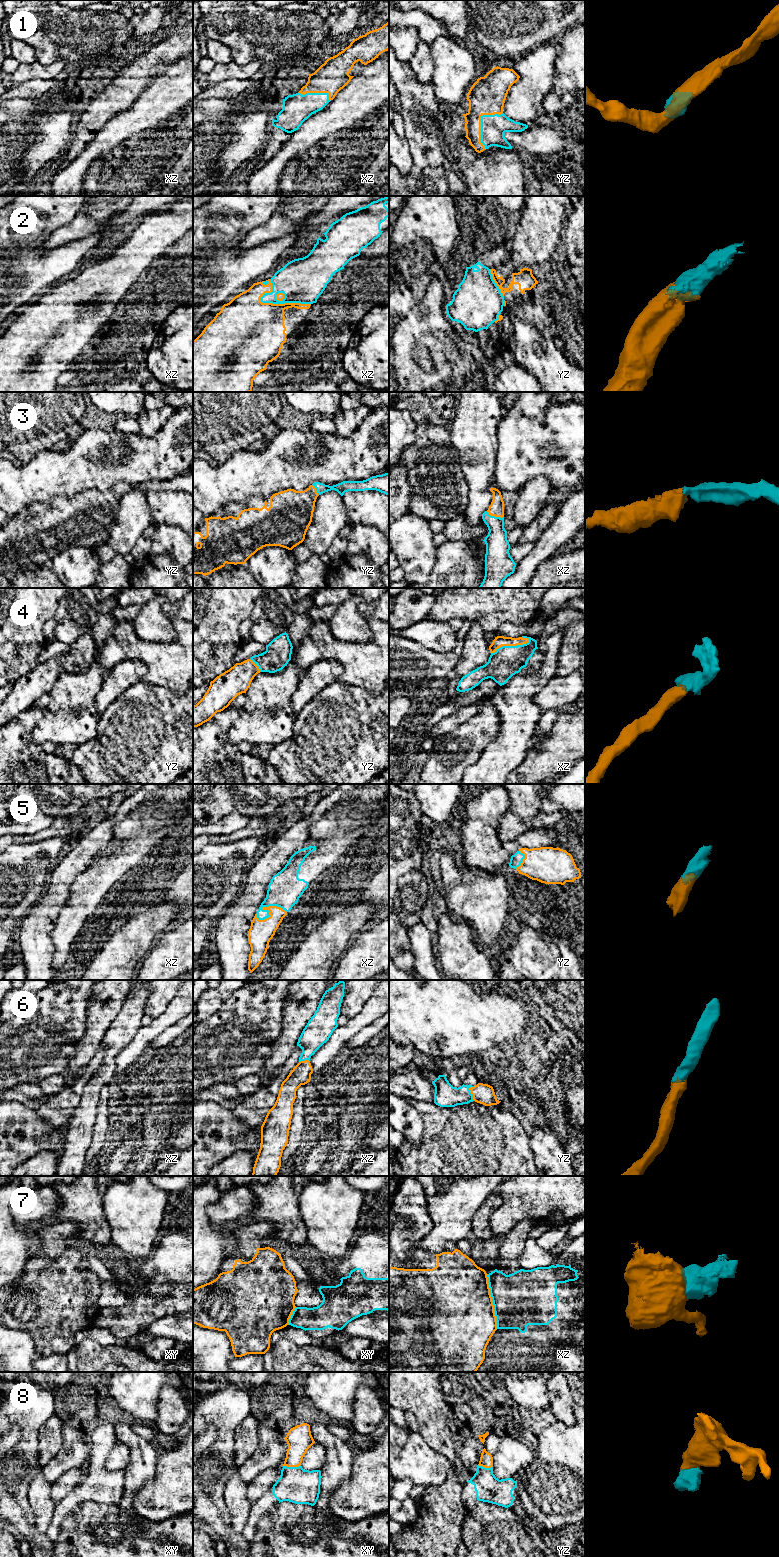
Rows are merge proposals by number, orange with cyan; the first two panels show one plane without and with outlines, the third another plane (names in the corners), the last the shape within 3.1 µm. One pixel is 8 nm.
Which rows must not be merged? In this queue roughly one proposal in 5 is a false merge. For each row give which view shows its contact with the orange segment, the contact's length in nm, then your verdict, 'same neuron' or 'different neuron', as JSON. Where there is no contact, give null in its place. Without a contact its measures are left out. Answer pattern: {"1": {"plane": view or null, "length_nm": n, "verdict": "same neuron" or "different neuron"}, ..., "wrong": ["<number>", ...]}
{"1": {"plane": "yz", "length_nm": 340, "verdict": "same neuron"}, "2": {"plane": "xz", "length_nm": 440, "verdict": "same neuron"}, "3": {"plane": "xz", "length_nm": 150, "verdict": "same neuron"}, "4": {"plane": "xz", "length_nm": 340, "verdict": "same neuron"}, "5": {"plane": "xz", "length_nm": 260, "verdict": "same neuron"}, "6": {"plane": "yz", "length_nm": 130, "verdict": "same neuron"}, "7": {"plane": "xz", "length_nm": 440, "verdict": "different neuron"}, "8": {"plane": "xy", "length_nm": 140, "verdict": "same neuron"}, "wrong": ["7"]}

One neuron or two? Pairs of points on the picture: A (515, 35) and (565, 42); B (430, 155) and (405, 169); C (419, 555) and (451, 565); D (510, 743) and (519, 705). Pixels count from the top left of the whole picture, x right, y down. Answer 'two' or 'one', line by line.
A: two
B: two
C: two
D: one

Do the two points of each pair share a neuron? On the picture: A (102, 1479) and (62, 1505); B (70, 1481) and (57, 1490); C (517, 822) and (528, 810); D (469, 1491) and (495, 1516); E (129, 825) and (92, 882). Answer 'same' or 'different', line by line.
A: same
B: same
C: same
D: different
E: same

